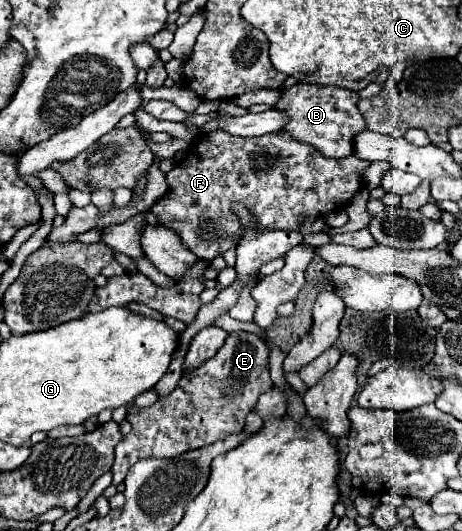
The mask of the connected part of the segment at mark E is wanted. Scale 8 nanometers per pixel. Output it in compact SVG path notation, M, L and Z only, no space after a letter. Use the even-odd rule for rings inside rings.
M229 333L225 345L209 361L201 363L197 369L179 379L175 391L159 397L151 407L127 407L127 421L133 425L133 429L115 447L113 485L119 485L129 467L139 459L175 457L183 451L199 449L221 441L231 433L239 433L245 425L251 405L255 405L257 397L271 387L273 383L269 379L267 343L255 333Z

